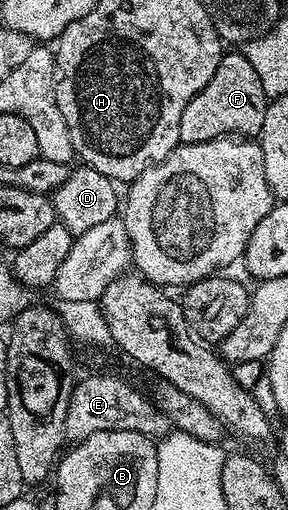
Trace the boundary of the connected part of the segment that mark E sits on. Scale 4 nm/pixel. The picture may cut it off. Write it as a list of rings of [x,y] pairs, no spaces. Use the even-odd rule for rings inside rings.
[[[88,375],[81,383],[80,380],[73,382],[70,405],[66,409],[65,440],[79,441],[99,431],[133,431],[149,437],[163,437],[169,434],[168,419],[145,392],[144,395],[134,384],[127,383],[120,375]]]

